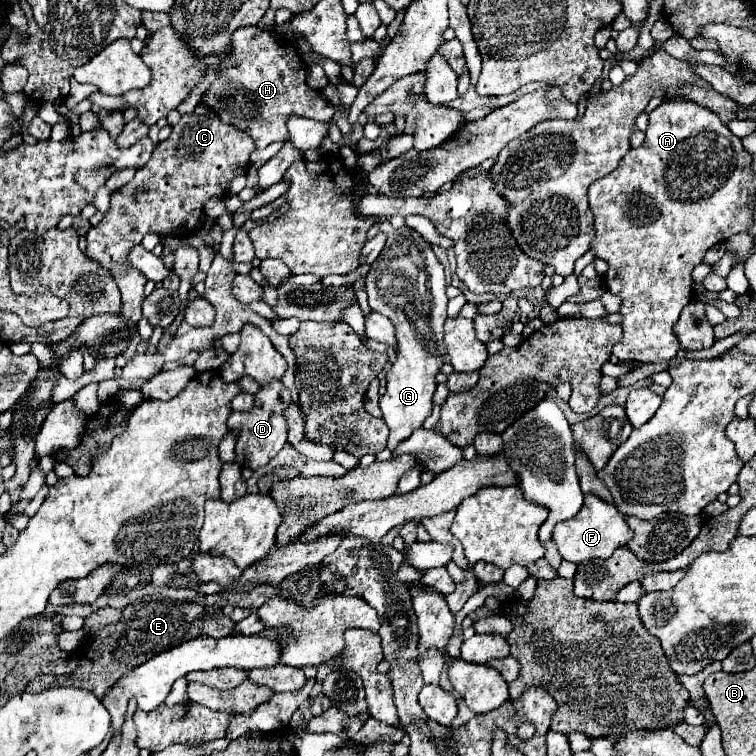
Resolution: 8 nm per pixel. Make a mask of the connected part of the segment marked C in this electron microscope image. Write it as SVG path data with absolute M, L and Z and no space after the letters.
M199 103L191 113L181 115L181 121L173 125L169 139L153 149L147 165L137 169L135 177L111 195L109 209L101 223L87 231L87 255L109 269L117 281L123 297L121 315L127 317L131 325L141 319L143 287L147 279L139 269L129 265L127 251L141 243L145 233L193 235L205 219L203 203L213 195L223 197L229 193L231 179L249 169L249 155L253 149L255 145L247 133L219 121L217 113L205 103Z

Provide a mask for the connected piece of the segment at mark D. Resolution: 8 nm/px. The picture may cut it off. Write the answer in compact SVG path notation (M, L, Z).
M271 381L271 385L261 385L261 389L255 393L255 405L251 411L233 411L227 419L227 427L231 431L239 433L235 455L237 463L241 467L247 467L251 471L267 465L287 443L287 423L283 417L283 409L289 405L291 393L281 381Z

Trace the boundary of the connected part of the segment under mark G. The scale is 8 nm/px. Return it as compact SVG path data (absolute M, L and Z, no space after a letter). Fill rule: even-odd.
M387 229L387 243L383 253L371 263L365 277L365 291L369 307L395 325L397 357L393 367L387 371L387 393L381 397L383 419L389 427L387 449L395 449L399 441L407 439L433 407L435 375L443 365L445 343L443 323L447 319L447 295L445 295L445 273L443 265L435 257L431 245L413 229Z

